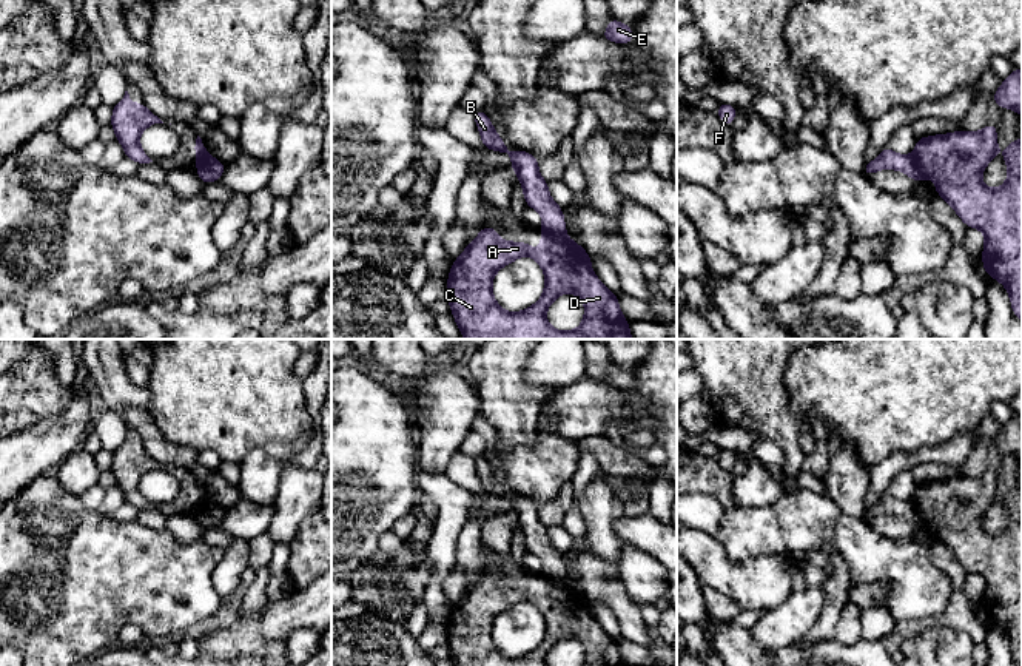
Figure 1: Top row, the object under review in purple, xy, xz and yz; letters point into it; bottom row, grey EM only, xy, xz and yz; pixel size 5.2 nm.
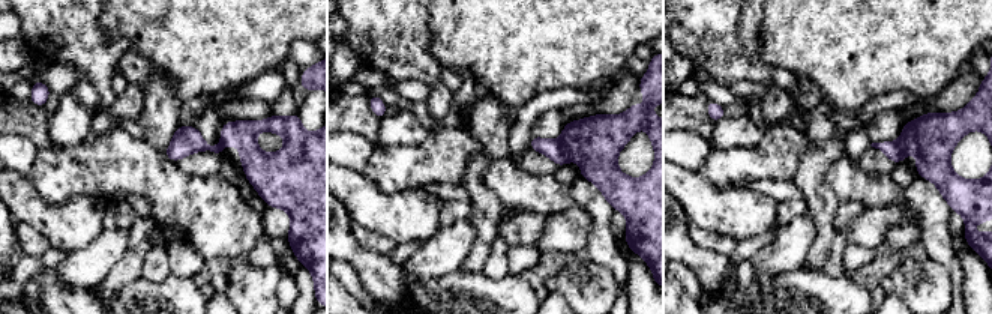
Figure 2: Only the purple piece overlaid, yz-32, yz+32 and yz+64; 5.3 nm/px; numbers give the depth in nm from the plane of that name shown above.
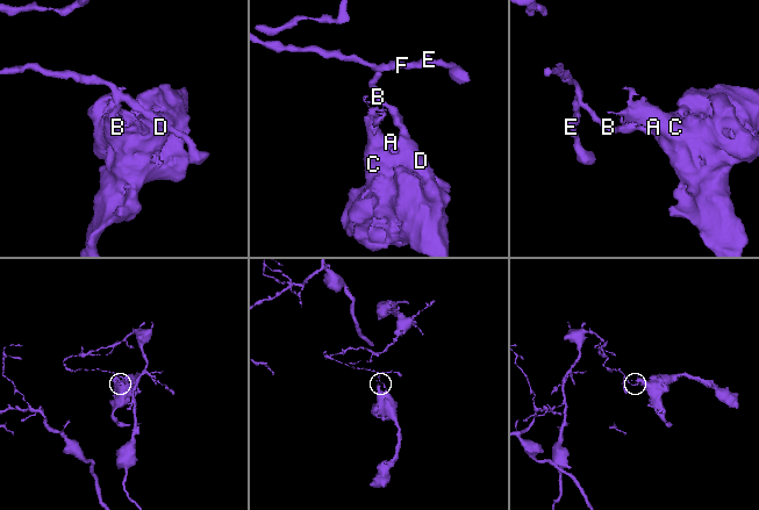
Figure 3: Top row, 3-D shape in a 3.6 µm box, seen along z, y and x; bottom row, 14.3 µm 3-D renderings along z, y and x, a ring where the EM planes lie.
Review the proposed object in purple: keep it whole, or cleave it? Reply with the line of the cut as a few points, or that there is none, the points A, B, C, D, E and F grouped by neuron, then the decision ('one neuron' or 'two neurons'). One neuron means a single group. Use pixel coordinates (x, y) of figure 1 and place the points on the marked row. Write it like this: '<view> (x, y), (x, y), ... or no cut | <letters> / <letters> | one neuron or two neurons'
xz (543, 230), (564, 238) | A C D / B E F | two neurons

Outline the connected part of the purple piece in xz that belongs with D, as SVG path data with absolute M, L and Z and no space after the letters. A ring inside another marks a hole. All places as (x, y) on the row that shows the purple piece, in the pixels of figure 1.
M486 225L462 254L453 261L447 281L447 299L459 333L466 339L632 339L617 294L609 291L593 274L589 253L573 239L553 233L543 231L541 248L535 251L529 242L501 240L492 225ZM521 256L529 256L541 265L546 287L536 304L523 311L509 313L496 304L492 294L492 281L499 268ZM566 291L578 294L586 307L583 324L573 331L558 331L546 321L547 307Z

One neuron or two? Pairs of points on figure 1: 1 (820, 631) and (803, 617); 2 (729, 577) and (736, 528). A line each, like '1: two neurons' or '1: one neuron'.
1: two neurons
2: two neurons

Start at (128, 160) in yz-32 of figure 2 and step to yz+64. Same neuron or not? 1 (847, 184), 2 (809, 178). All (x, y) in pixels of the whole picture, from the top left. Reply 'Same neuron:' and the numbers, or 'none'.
Same neuron: 1

